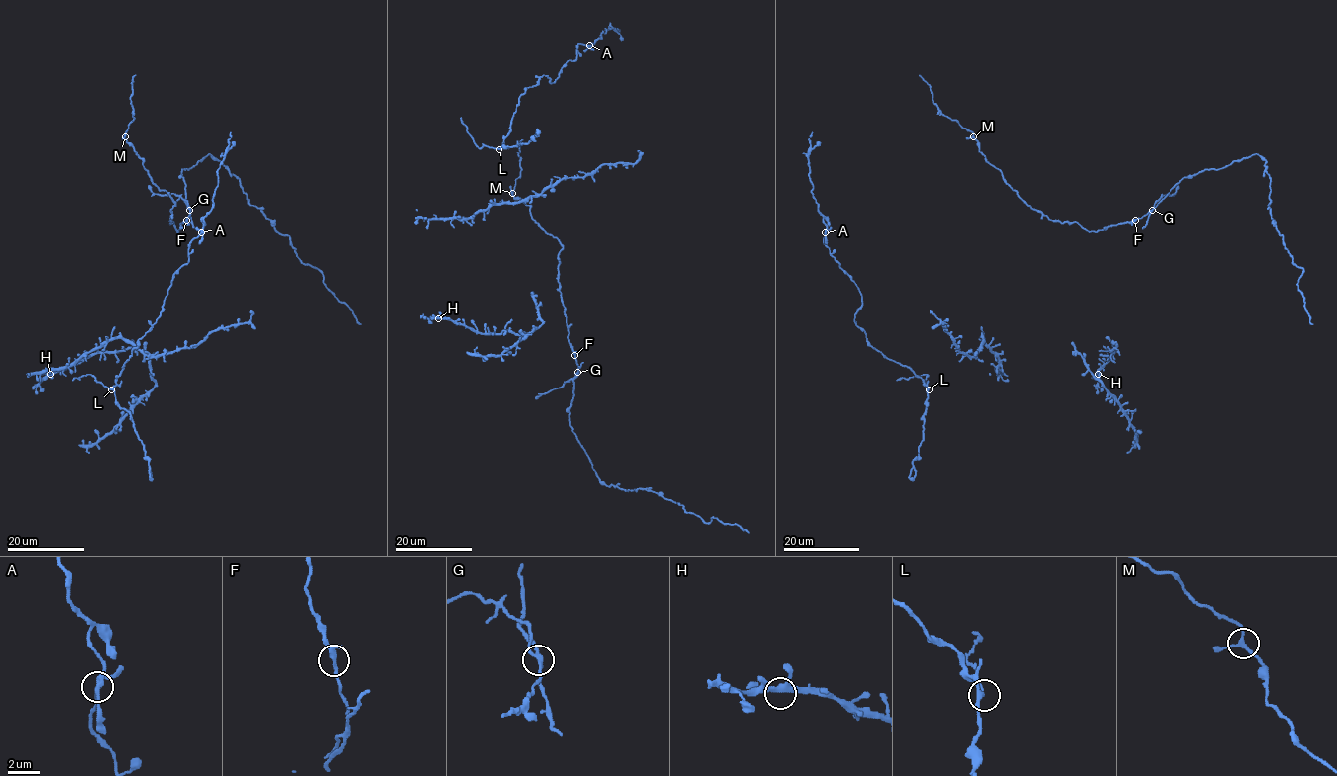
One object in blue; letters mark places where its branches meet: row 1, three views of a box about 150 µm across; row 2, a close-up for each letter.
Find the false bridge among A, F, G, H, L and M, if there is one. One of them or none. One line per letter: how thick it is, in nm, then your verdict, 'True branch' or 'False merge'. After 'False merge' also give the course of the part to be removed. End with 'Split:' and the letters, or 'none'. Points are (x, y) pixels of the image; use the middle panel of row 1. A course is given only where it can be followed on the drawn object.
A: Thickness 180 nm. True branch
F: Thickness 280 nm. True branch
G: Thickness 200 nm. False merge. Course of the part to remove: (577, 372), (561, 387), (535, 397)
H: Thickness 360 nm. True branch
L: Thickness 200 nm. True branch
M: Thickness 190 nm. True branch
Split: G

